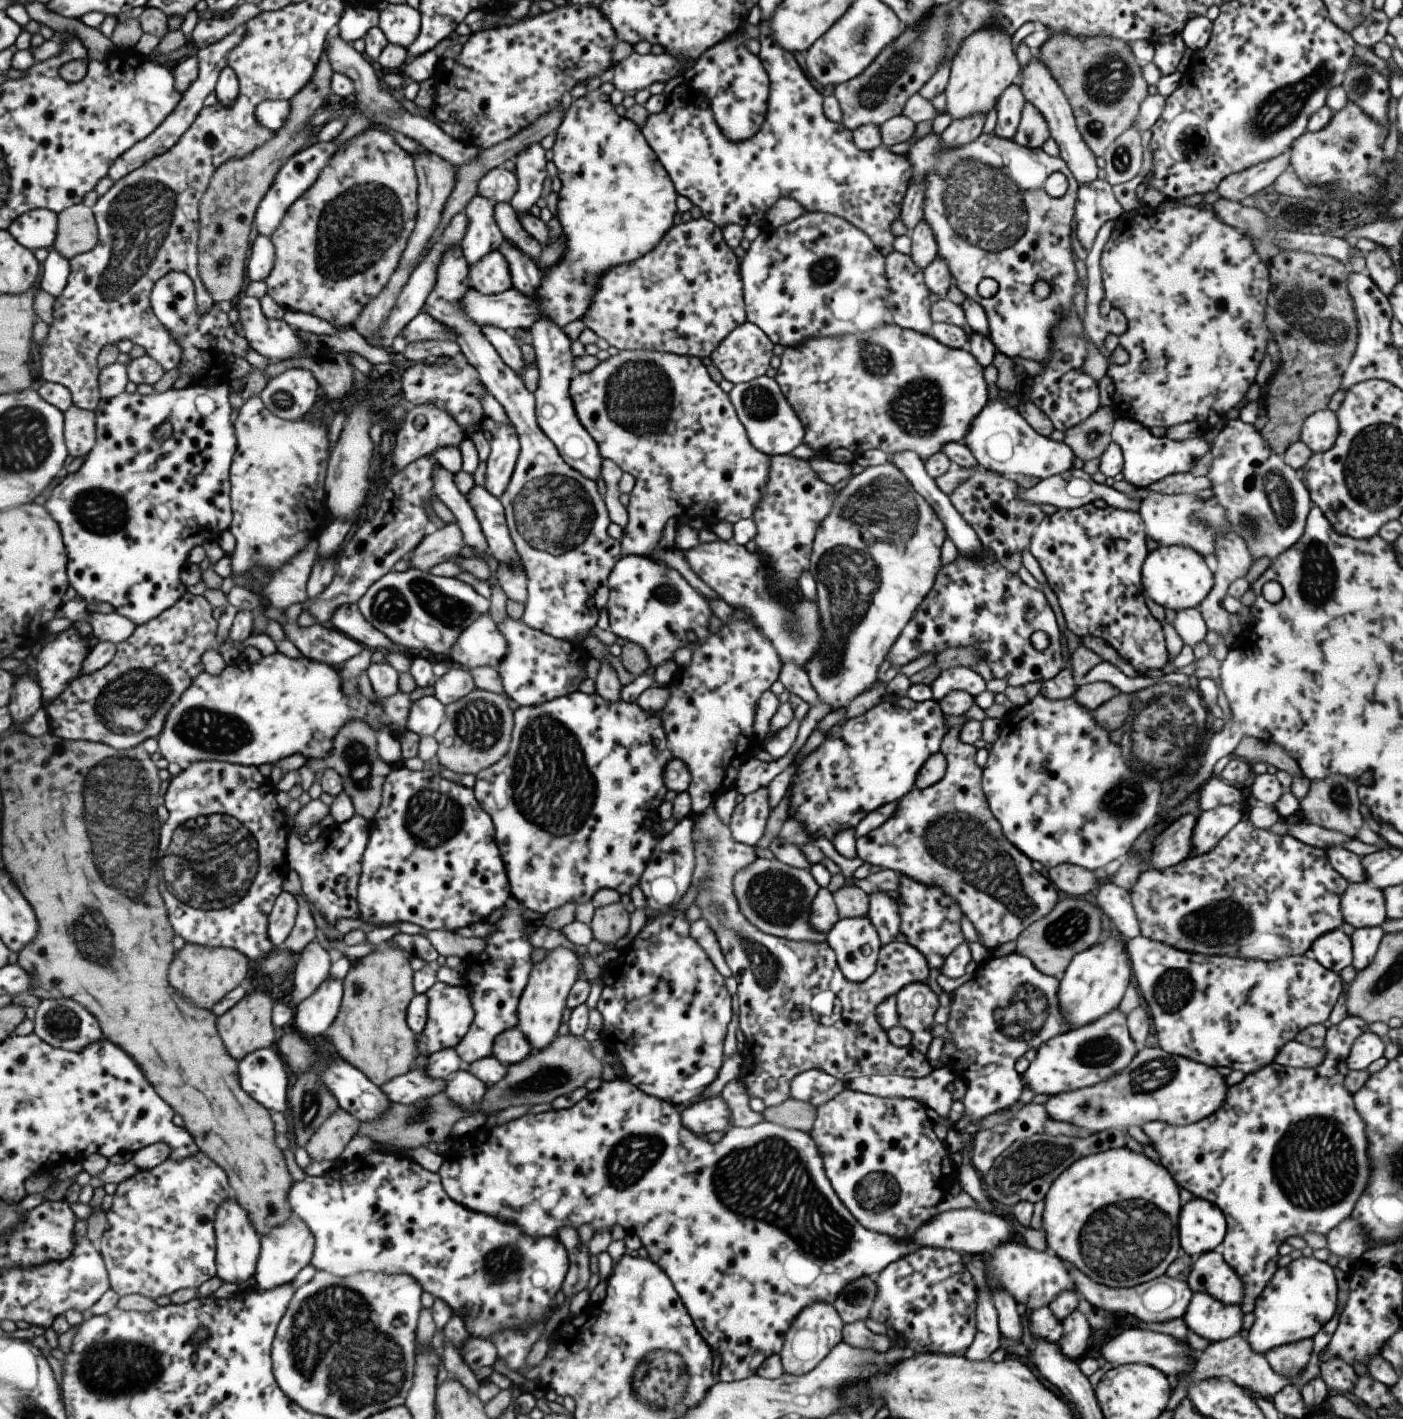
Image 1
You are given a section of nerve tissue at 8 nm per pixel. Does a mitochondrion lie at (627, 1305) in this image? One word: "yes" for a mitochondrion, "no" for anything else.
no

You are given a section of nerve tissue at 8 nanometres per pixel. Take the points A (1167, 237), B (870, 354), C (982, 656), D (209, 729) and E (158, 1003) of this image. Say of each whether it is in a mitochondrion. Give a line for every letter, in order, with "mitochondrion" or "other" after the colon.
A: other
B: mitochondrion
C: other
D: mitochondrion
E: other

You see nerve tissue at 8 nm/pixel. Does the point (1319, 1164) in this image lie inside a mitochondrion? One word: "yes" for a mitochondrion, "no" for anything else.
yes

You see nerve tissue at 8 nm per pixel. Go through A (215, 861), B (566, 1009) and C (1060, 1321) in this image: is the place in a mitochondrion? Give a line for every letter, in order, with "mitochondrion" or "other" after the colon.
A: mitochondrion
B: other
C: other

